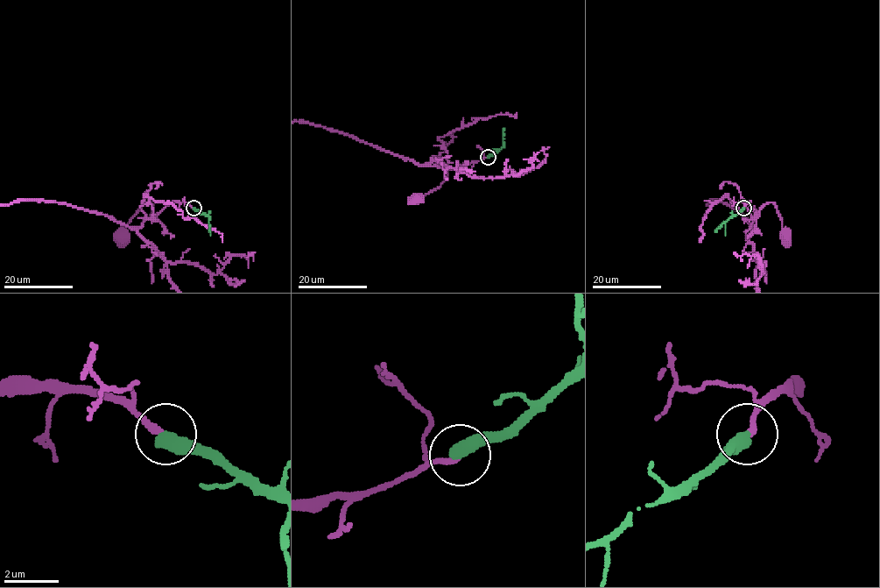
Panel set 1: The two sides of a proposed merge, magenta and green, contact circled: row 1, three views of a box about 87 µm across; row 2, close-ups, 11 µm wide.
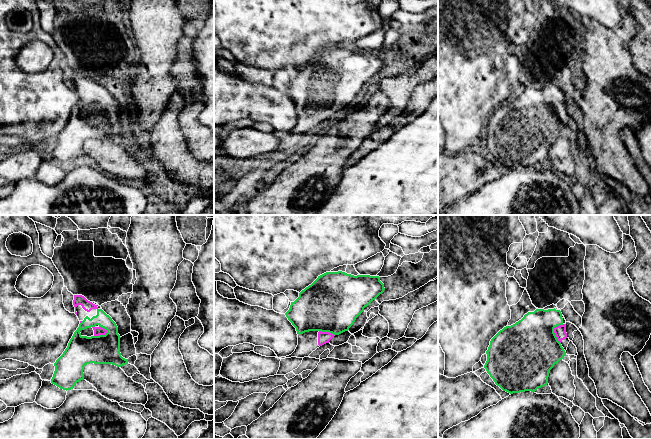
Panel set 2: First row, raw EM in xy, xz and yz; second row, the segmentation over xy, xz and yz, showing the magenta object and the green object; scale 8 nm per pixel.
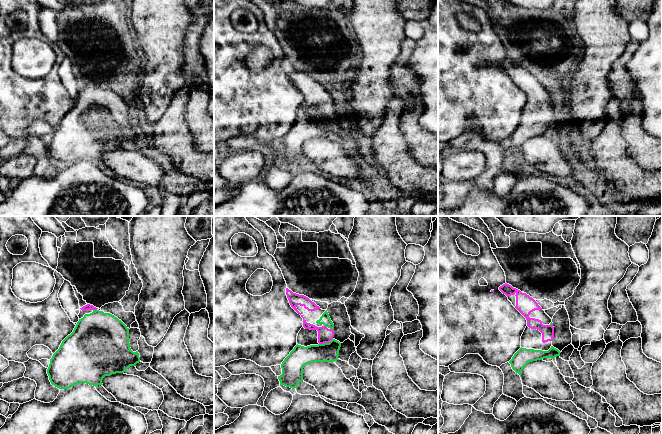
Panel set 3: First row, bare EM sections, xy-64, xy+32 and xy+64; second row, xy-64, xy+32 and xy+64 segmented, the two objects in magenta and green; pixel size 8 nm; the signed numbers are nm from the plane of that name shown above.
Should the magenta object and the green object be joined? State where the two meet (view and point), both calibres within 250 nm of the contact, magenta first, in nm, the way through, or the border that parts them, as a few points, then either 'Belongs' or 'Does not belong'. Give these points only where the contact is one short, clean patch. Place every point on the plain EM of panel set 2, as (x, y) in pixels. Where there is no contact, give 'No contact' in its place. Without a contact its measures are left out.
Touches magenta at yz (554, 107). Thickness 100 nm (magenta) against 480 nm. Path across: yz (560, 107), (554, 107), (547, 107), (529, 125). Belongs

